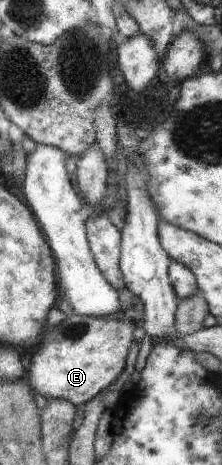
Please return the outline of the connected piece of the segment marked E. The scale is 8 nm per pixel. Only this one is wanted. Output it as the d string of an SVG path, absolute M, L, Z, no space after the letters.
M120 311L105 317L82 316L69 312L70 318L48 332L44 344L29 358L30 386L44 397L62 397L77 407L114 383L123 372L128 350L134 341L135 324Z

